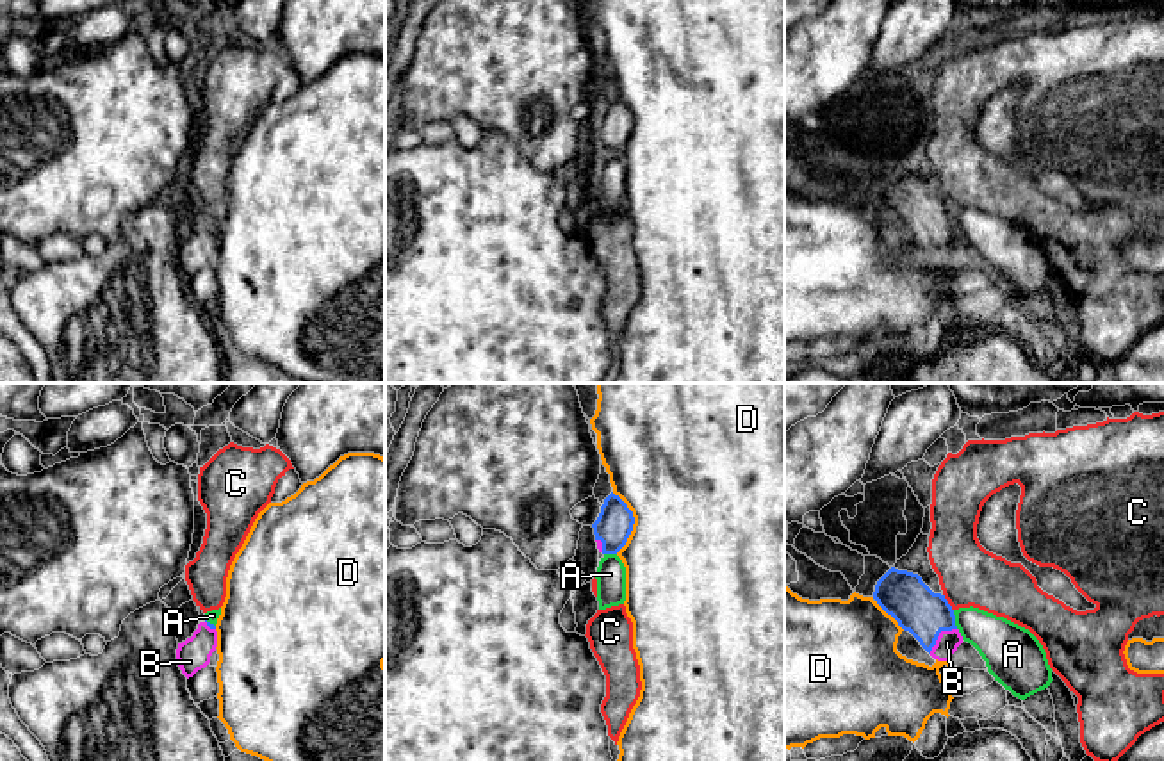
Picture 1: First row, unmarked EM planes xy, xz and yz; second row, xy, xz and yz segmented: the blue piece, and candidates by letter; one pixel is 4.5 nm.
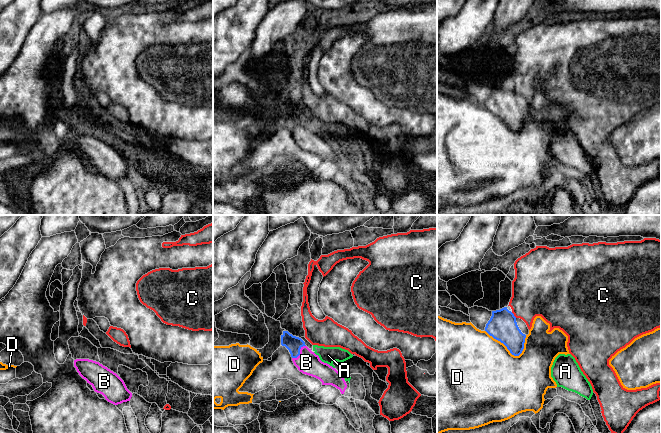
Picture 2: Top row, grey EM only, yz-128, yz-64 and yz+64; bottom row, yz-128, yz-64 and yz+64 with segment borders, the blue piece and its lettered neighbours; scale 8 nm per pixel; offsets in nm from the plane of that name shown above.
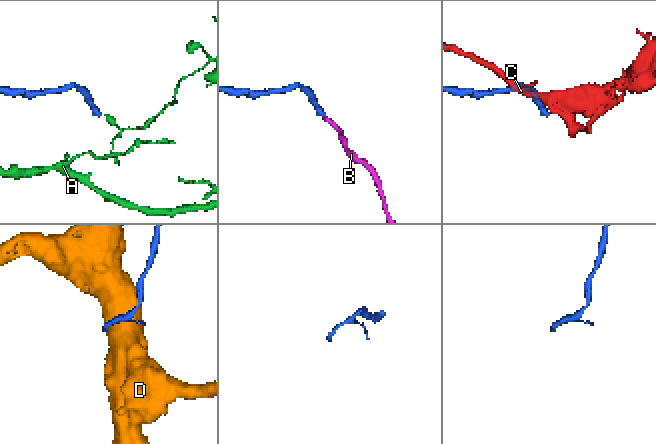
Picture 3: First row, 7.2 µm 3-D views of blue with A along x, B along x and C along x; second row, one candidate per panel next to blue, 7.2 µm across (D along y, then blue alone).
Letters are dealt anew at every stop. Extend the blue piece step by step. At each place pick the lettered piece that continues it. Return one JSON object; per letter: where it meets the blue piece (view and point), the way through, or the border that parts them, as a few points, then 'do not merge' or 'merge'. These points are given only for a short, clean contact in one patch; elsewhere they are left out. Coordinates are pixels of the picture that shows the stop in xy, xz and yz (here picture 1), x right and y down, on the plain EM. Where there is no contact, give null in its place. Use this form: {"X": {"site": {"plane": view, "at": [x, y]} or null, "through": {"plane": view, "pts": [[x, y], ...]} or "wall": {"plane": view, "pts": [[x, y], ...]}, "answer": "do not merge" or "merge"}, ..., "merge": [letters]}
{"A": {"site": {"plane": "yz", "at": [954, 220]}, "wall": {"plane": "yz", "pts": [[952, 211], [958, 229]]}, "answer": "do not merge"}, "B": {"site": {"plane": "yz", "at": [938, 236]}, "through": {"plane": "yz", "pts": [[904, 196], [933, 225], [938, 236], [947, 243]]}, "answer": "merge"}, "C": {"site": {"plane": "yz", "at": [947, 204]}, "answer": "do not merge"}, "D": {"site": {"plane": "xz", "at": [633, 123]}, "answer": "do not merge"}, "merge": ["B"]}

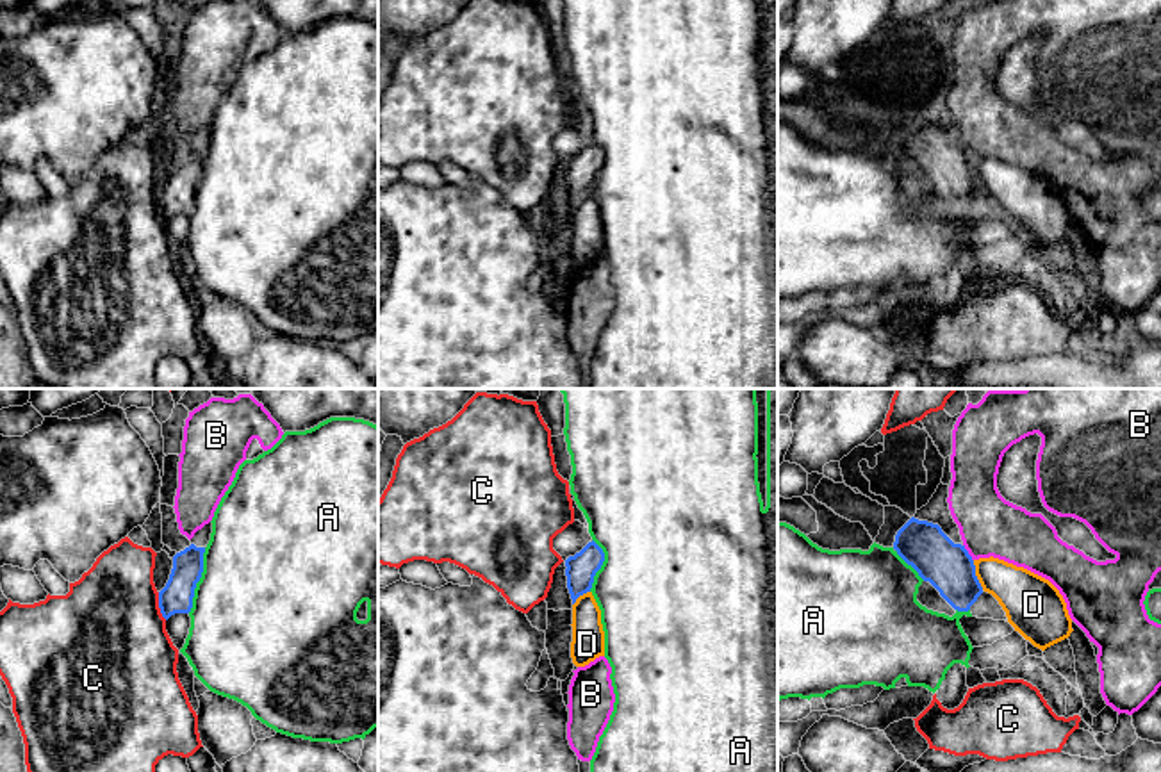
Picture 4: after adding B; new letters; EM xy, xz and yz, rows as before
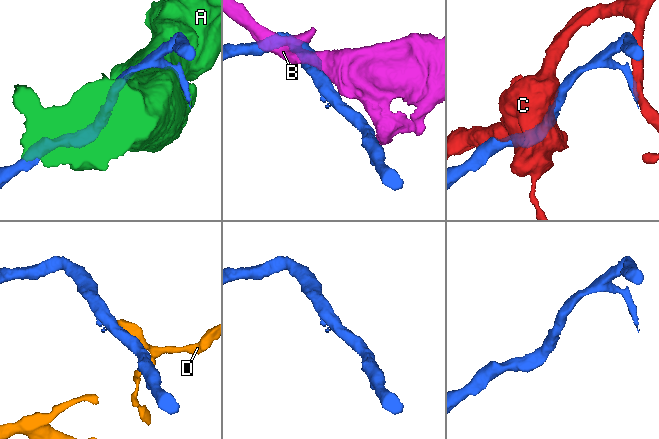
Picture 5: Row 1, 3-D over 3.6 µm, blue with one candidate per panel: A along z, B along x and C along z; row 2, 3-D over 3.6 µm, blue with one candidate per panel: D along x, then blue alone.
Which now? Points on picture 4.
{"A": {"site": {"plane": "xy", "at": [198, 180]}, "answer": "do not merge"}, "B": {"site": {"plane": "yz", "at": [967, 154]}, "answer": "do not merge"}, "C": {"site": {"plane": "xy", "at": [159, 207]}, "answer": "do not merge"}, "D": {"site": {"plane": "yz", "at": [974, 175]}, "answer": "do not merge"}, "merge": []}

